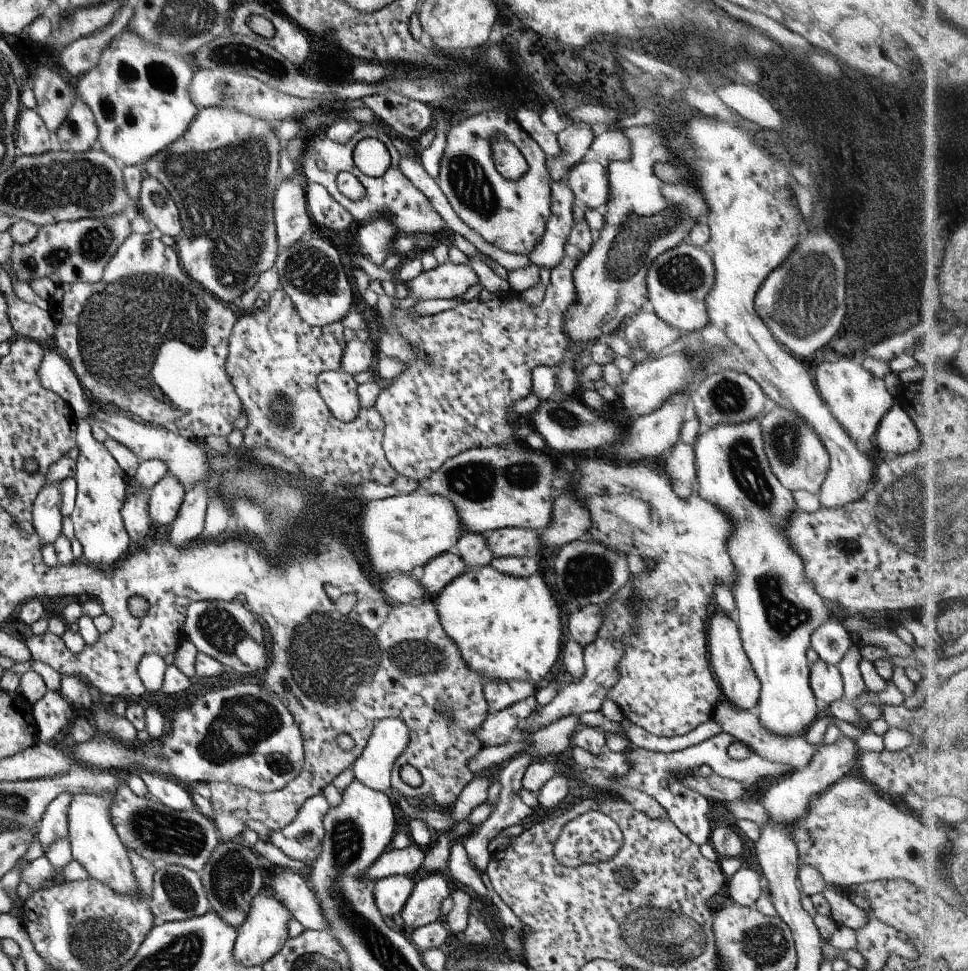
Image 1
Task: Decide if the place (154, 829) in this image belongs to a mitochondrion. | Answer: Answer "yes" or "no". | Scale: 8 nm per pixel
yes

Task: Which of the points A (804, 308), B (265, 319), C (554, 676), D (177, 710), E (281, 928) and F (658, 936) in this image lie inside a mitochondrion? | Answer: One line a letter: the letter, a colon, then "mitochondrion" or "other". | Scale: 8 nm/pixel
A: mitochondrion
B: other
C: other
D: other
E: other
F: mitochondrion

